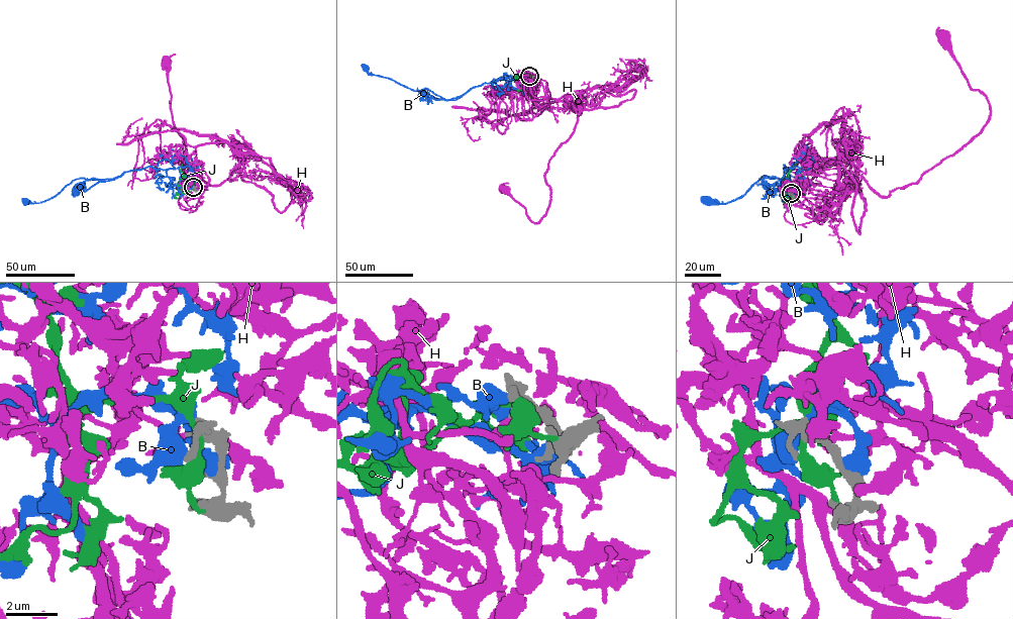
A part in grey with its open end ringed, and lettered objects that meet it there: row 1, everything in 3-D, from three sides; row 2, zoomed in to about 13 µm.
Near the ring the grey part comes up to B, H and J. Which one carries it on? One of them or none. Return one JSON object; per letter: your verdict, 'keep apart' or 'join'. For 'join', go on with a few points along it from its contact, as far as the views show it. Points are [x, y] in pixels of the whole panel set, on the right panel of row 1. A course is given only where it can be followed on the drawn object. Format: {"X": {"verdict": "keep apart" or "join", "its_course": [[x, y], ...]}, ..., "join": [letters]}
{"B": {"verdict": "keep apart"}, "H": {"verdict": "join", "its_course": [[791, 194], [827, 206], [848, 159], [835, 139], [871, 187], [888, 196], [973, 139], [990, 106], [942, 37]]}, "J": {"verdict": "keep apart"}, "join": ["H"]}

